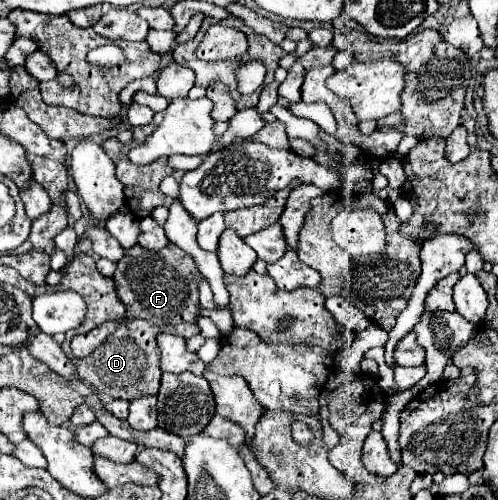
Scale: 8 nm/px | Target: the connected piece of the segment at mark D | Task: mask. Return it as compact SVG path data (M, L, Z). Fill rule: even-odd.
M133 319L123 323L115 333L111 333L95 351L85 359L77 359L79 377L89 381L97 391L111 395L113 399L127 399L139 397L139 393L155 395L161 383L161 369L159 369L159 349L157 349L157 333L161 329L151 325L145 319Z

